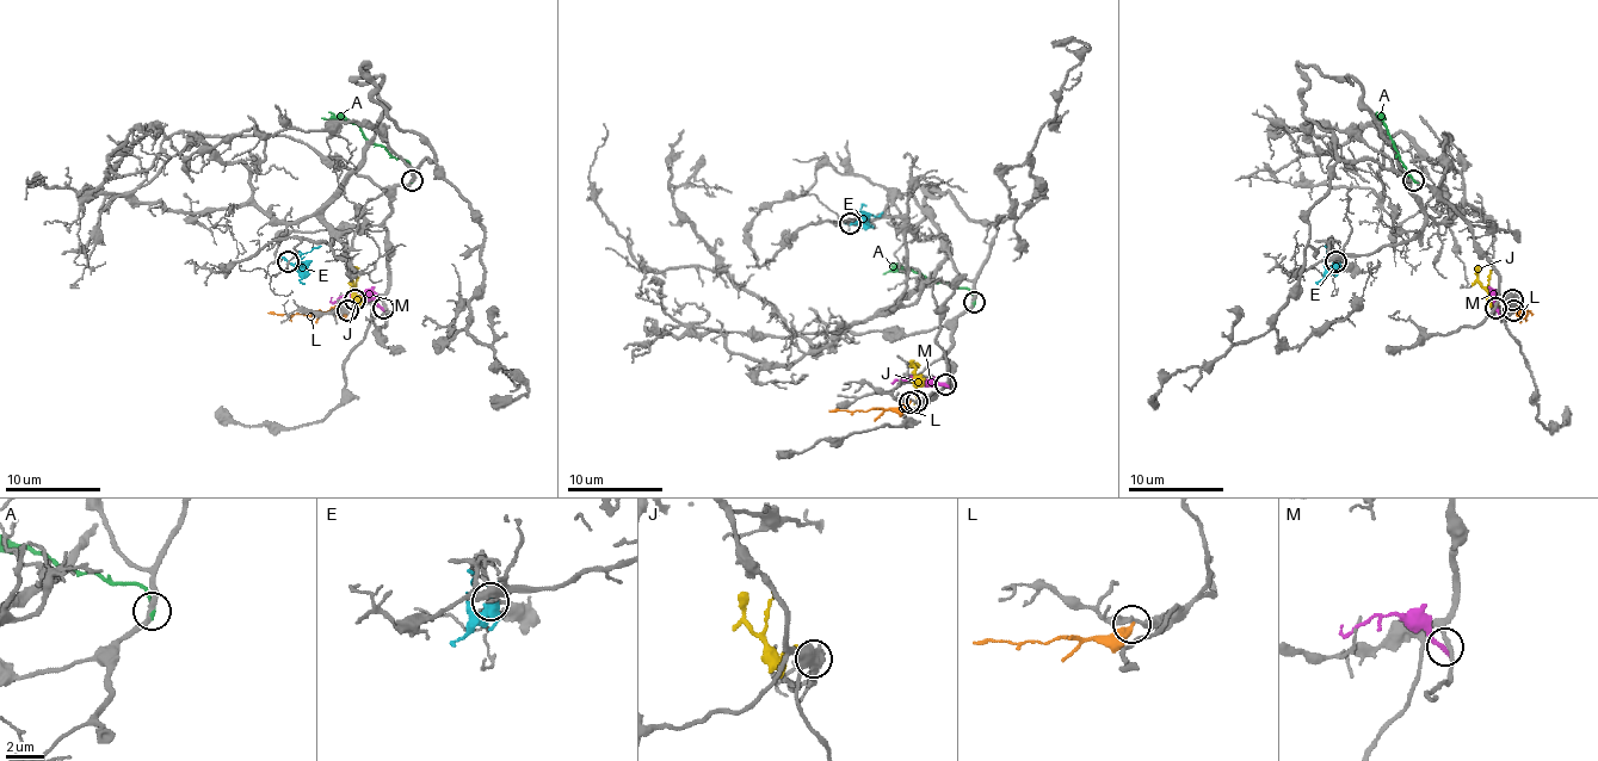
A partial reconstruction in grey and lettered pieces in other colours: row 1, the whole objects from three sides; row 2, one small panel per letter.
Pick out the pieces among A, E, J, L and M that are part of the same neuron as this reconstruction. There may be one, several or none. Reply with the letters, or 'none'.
L

